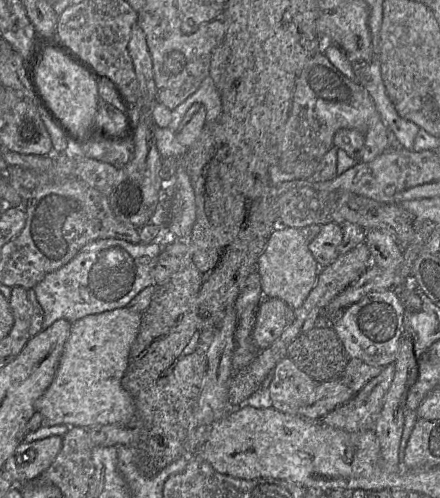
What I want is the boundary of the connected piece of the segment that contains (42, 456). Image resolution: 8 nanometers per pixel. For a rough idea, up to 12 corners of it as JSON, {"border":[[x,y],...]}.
{"border":[[61,436],[20,443],[2,474],[32,480],[49,468]]}

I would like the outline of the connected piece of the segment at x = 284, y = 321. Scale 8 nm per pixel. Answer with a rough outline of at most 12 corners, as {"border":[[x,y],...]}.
{"border":[[281,299],[262,300],[252,332],[259,352],[292,324],[294,311]]}

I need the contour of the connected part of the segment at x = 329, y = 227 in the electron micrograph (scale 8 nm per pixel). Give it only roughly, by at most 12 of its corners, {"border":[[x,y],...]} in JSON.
{"border":[[321,225],[308,247],[321,268],[339,256],[342,225]]}

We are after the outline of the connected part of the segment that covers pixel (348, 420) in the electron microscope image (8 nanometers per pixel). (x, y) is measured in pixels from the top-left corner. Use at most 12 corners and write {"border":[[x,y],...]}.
{"border":[[392,364],[320,421],[374,430],[394,378]]}

